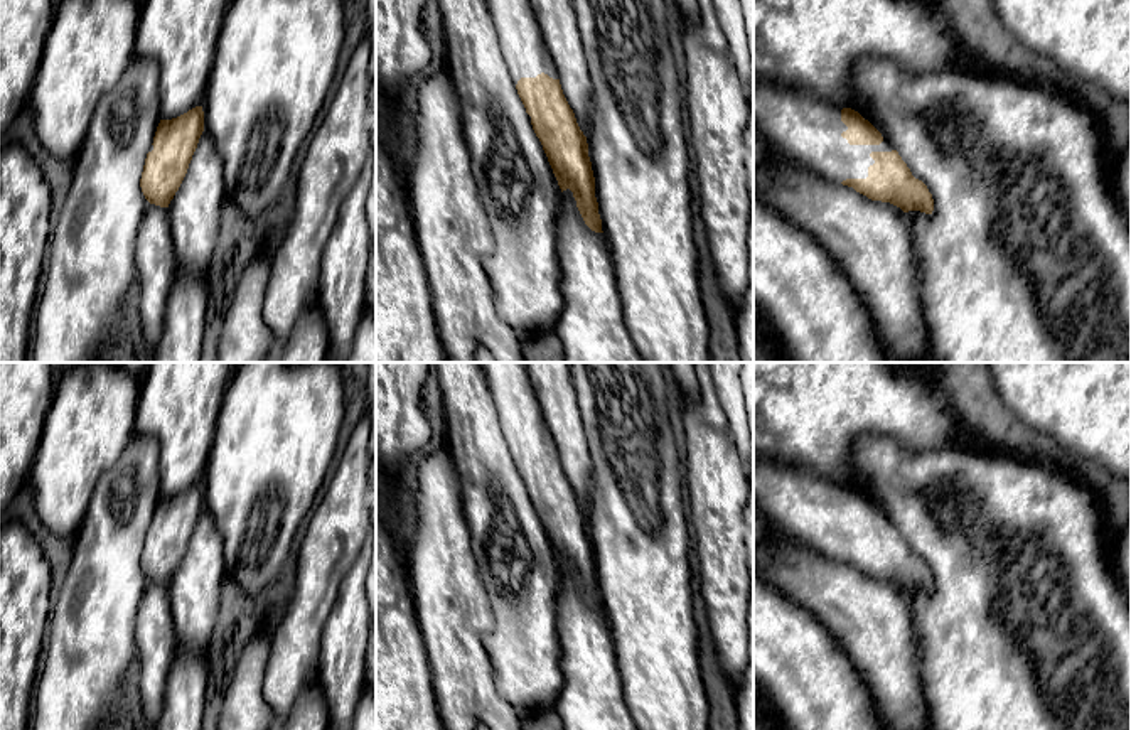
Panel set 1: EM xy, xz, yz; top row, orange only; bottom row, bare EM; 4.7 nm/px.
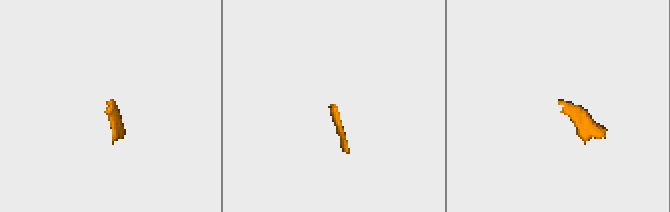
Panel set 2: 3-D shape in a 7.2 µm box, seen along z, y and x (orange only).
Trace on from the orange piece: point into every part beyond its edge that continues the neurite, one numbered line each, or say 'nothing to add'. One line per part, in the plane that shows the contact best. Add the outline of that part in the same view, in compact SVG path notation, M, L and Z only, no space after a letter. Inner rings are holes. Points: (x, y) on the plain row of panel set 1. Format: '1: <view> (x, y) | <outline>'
1: yz (806, 508) | M753 454L753 506L792 543L833 561L866 556L868 545L875 541L870 531L893 528L887 518L850 523L841 514L848 507L841 487L806 469Z

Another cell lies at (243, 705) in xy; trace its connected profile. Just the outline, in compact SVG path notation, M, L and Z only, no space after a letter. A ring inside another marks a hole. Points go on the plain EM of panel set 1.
M283 610L273 614L233 661L228 686L222 690L217 730L270 730L273 713L261 690L271 652L271 634L281 615Z

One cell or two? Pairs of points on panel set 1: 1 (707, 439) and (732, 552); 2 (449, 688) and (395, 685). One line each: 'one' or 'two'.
1: one
2: two

